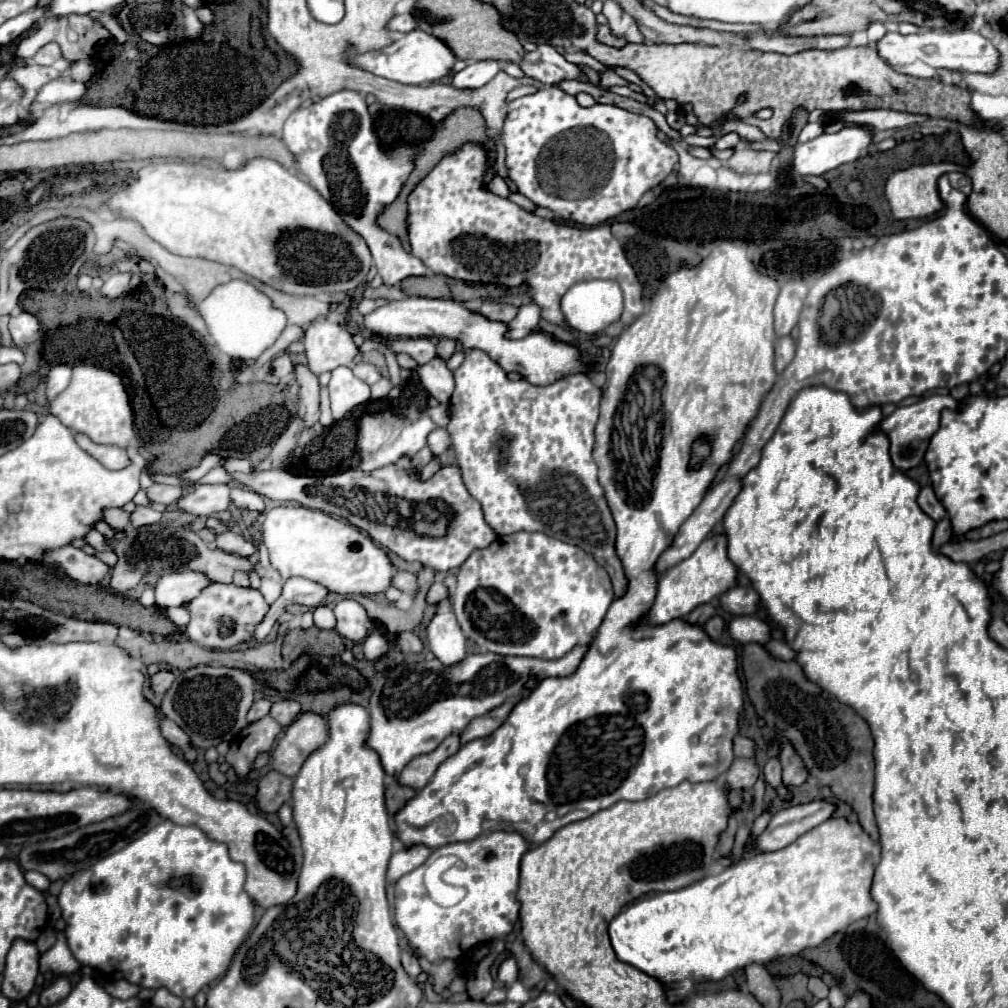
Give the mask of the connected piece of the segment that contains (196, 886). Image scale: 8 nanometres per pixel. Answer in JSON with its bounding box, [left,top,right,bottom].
[59,821,255,999]

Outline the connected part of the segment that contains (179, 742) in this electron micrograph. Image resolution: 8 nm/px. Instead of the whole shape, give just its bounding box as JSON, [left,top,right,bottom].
[161,719,197,763]

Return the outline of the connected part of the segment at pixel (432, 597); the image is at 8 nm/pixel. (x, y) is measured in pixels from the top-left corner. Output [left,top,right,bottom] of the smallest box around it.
[427,583,449,603]

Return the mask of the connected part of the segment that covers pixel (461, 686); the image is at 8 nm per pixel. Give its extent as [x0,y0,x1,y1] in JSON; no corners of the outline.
[365,645,587,775]

